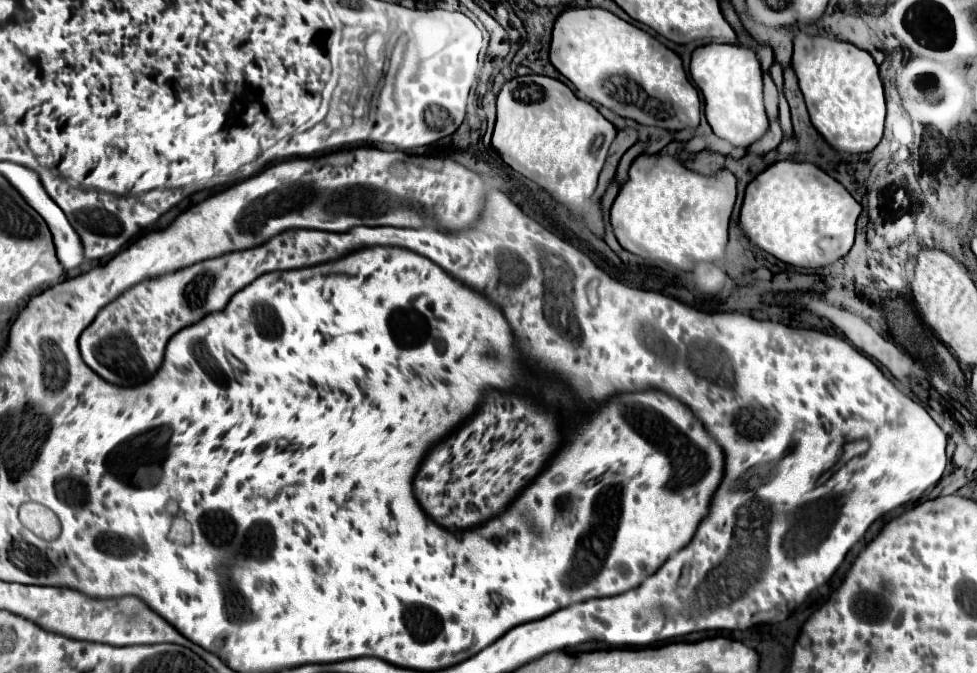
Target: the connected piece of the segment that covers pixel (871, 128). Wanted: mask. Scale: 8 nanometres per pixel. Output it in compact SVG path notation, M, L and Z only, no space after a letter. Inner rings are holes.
M799 33L795 37L791 65L805 95L811 123L825 137L825 141L833 149L845 153L873 151L883 137L885 123L883 83L873 57L845 41Z

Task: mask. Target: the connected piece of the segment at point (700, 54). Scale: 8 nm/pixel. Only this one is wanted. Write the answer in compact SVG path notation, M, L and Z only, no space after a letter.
M709 43L691 55L691 77L705 97L705 117L713 133L735 147L749 147L769 129L763 105L763 71L755 53L741 45Z

